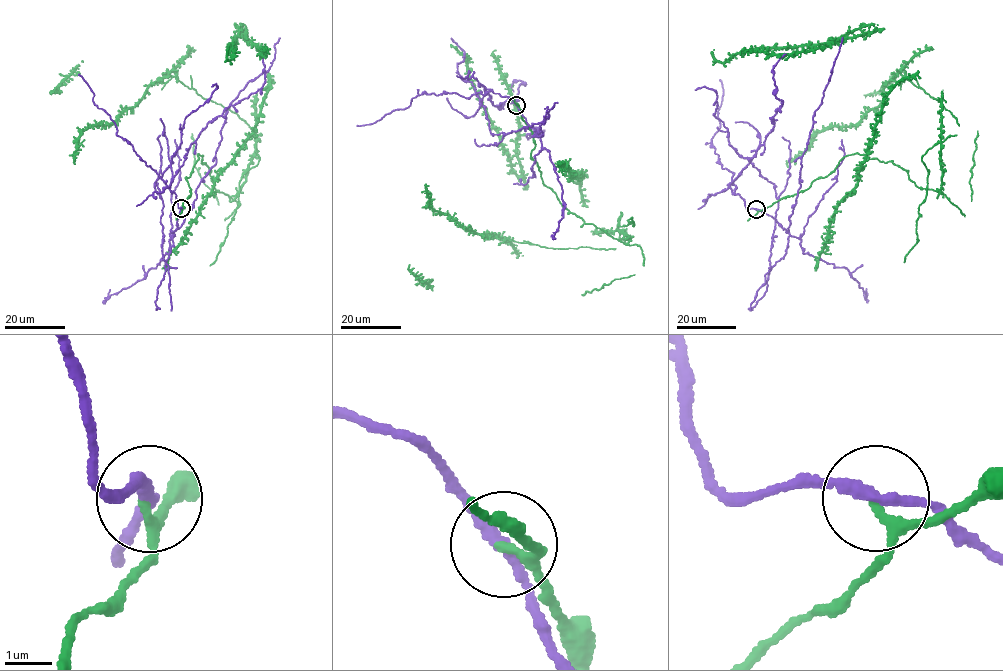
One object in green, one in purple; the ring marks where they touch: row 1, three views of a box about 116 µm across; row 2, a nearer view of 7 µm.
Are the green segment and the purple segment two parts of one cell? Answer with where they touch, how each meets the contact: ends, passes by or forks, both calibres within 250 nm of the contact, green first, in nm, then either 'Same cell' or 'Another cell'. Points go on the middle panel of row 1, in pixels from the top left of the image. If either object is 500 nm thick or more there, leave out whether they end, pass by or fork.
Place: (516, 105). At the ring green passes by. At the ring purple passes by. Thickness 160 nm (green) against 220 nm. Another cell

